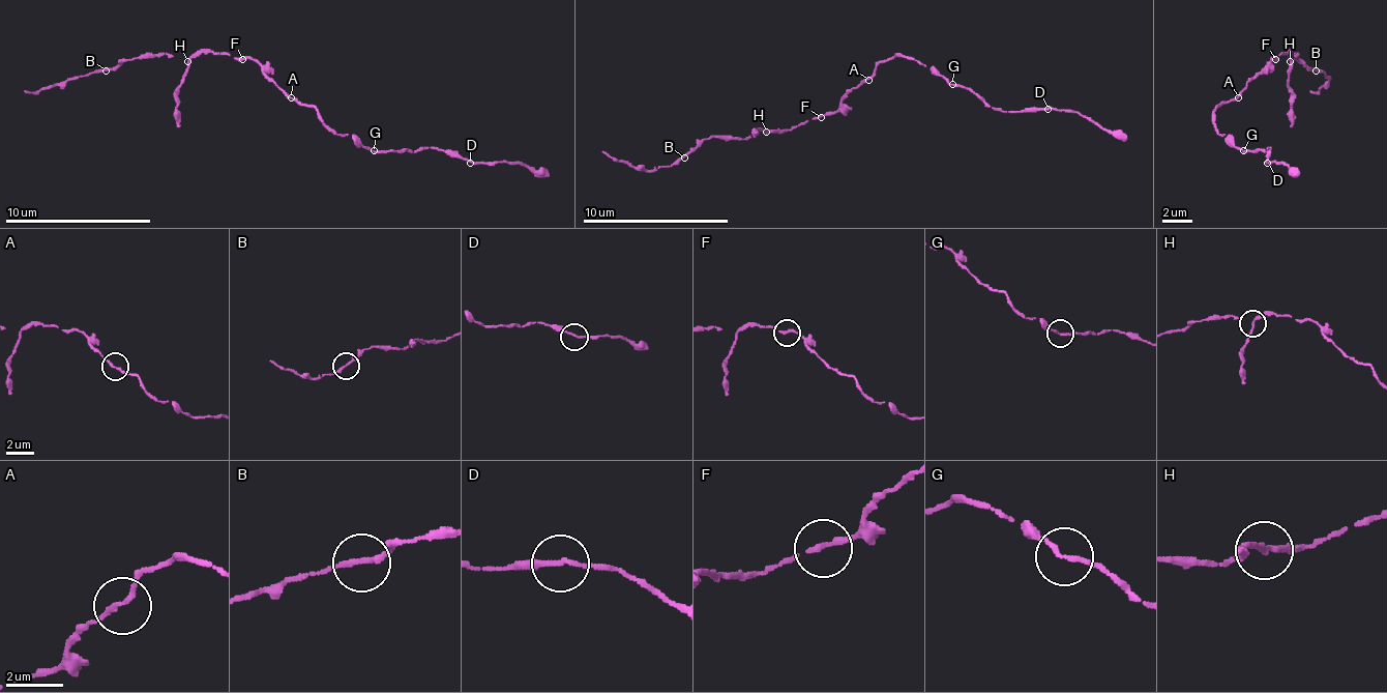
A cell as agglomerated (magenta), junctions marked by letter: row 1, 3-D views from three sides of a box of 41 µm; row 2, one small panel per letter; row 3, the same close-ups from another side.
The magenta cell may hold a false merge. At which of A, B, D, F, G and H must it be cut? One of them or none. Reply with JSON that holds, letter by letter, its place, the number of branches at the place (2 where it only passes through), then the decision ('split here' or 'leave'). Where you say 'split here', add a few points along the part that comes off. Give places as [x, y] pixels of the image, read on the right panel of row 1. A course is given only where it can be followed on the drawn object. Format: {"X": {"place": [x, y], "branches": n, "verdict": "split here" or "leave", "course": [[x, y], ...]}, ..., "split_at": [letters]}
{"A": {"place": [1238, 97], "branches": 2, "verdict": "leave"}, "B": {"place": [1316, 70], "branches": 2, "verdict": "leave"}, "D": {"place": [1267, 163], "branches": 2, "verdict": "leave"}, "F": {"place": [1275, 59], "branches": 2, "verdict": "leave"}, "G": {"place": [1243, 150], "branches": 2, "verdict": "leave"}, "H": {"place": [1290, 61], "branches": 3, "verdict": "split here", "course": [[1290, 60], [1290, 126]]}, "split_at": ["H"]}

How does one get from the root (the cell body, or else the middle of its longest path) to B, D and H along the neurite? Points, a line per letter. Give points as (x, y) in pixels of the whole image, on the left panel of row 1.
B: (287, 97), (255, 60), (236, 60), (225, 53), (134, 57), (105, 71)
D: (287, 97), (310, 105), (327, 126), (338, 134), (356, 137), (375, 151), (451, 148), (470, 163)
H: (287, 97), (255, 60), (236, 60), (225, 53), (196, 53), (188, 60)

